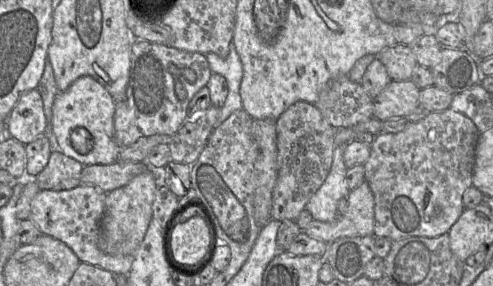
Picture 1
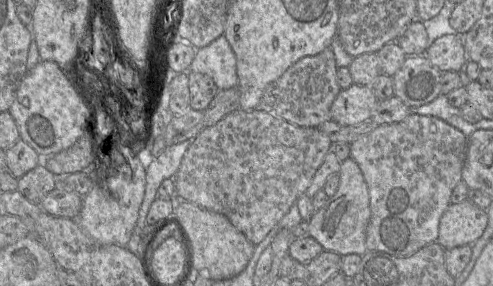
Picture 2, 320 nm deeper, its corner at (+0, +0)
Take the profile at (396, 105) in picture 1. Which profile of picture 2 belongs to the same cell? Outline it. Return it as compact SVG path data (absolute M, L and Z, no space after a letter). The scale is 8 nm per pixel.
M352 84L348 89L341 90L334 100L330 109L331 120L342 126L353 126L362 123L371 118L378 103L379 101L370 86Z

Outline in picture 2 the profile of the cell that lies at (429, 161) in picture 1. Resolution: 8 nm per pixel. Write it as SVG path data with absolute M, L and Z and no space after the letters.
M413 113L400 122L380 125L350 144L350 158L358 164L369 191L367 251L381 251L406 257L437 241L441 216L451 204L452 191L462 180L467 147L468 137L457 128L435 116Z

